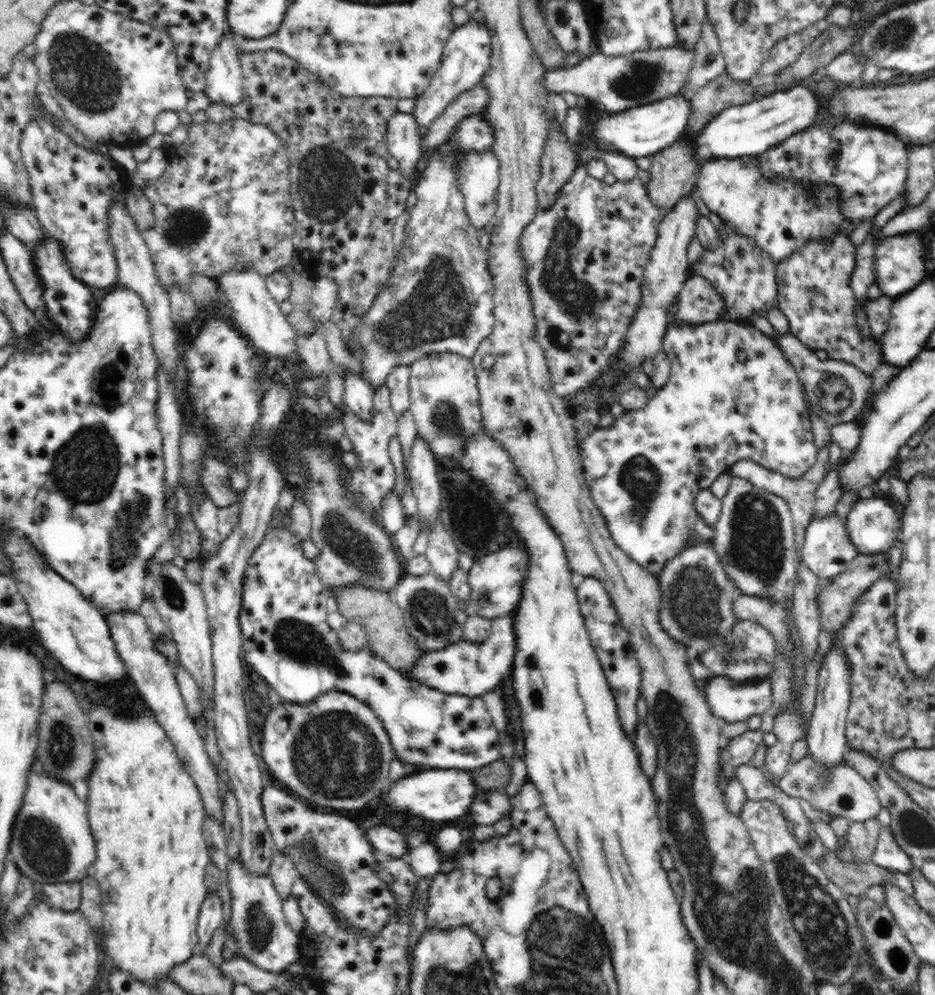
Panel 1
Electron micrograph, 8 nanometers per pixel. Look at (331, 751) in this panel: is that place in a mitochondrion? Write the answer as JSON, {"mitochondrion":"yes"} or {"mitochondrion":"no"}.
{"mitochondrion":"yes"}

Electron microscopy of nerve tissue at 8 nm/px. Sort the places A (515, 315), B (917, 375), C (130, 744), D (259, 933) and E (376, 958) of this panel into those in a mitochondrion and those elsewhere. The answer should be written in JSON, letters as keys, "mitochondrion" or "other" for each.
{"A":"other","B":"other","C":"other","D":"mitochondrion","E":"other"}

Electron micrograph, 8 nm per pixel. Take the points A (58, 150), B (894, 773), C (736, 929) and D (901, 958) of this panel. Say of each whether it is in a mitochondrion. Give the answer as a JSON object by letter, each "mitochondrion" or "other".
{"A":"other","B":"other","C":"mitochondrion","D":"mitochondrion"}

